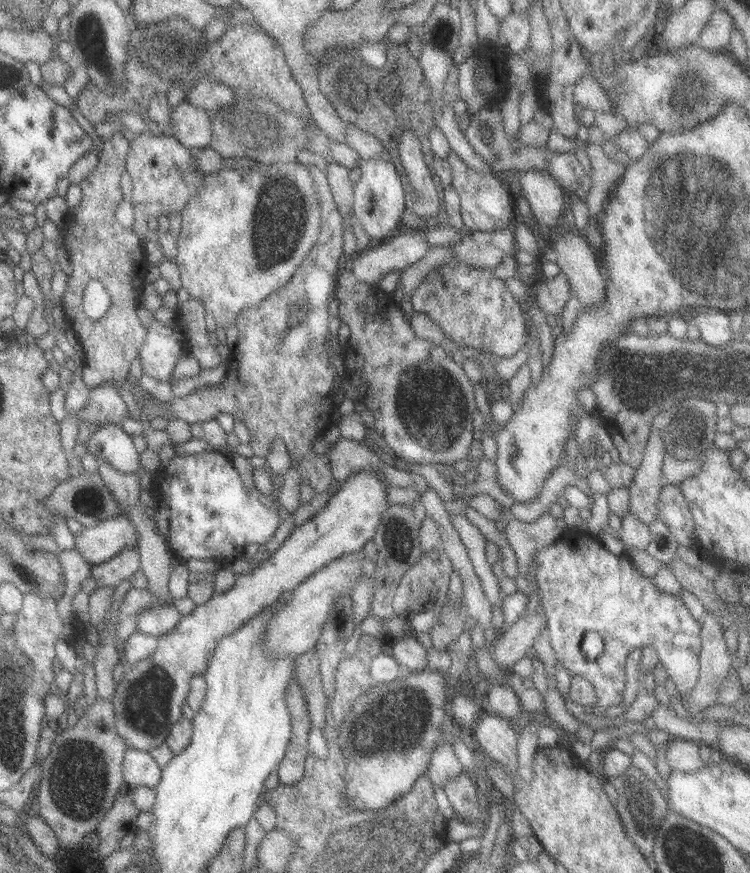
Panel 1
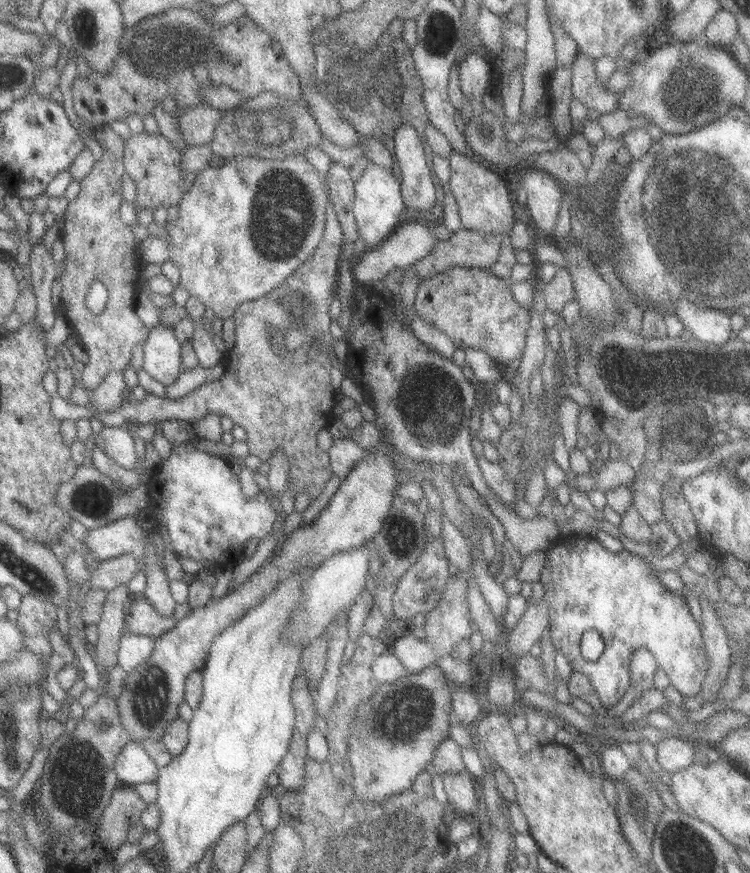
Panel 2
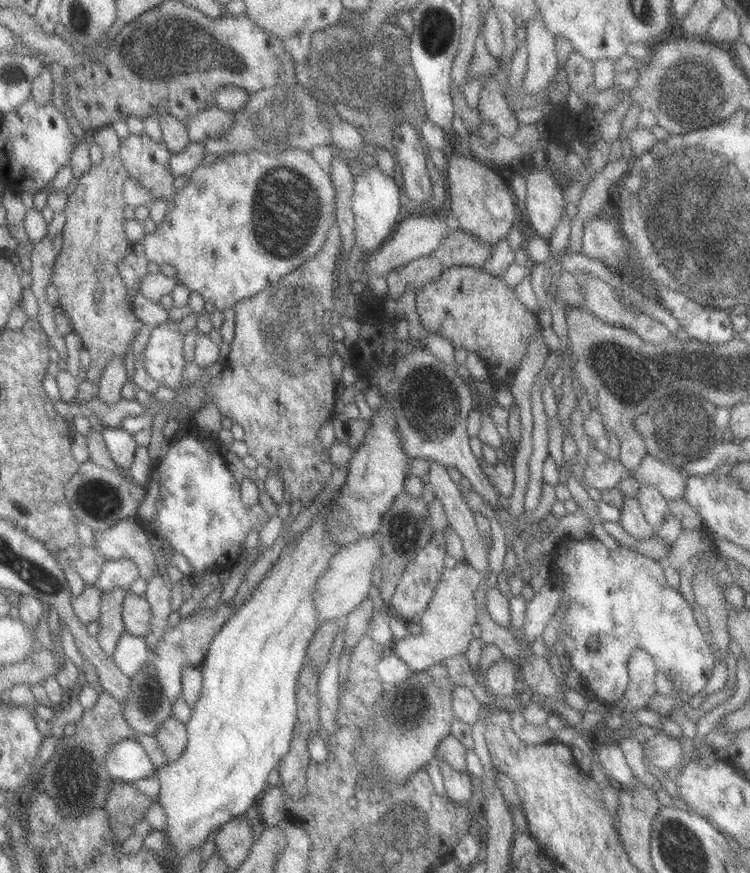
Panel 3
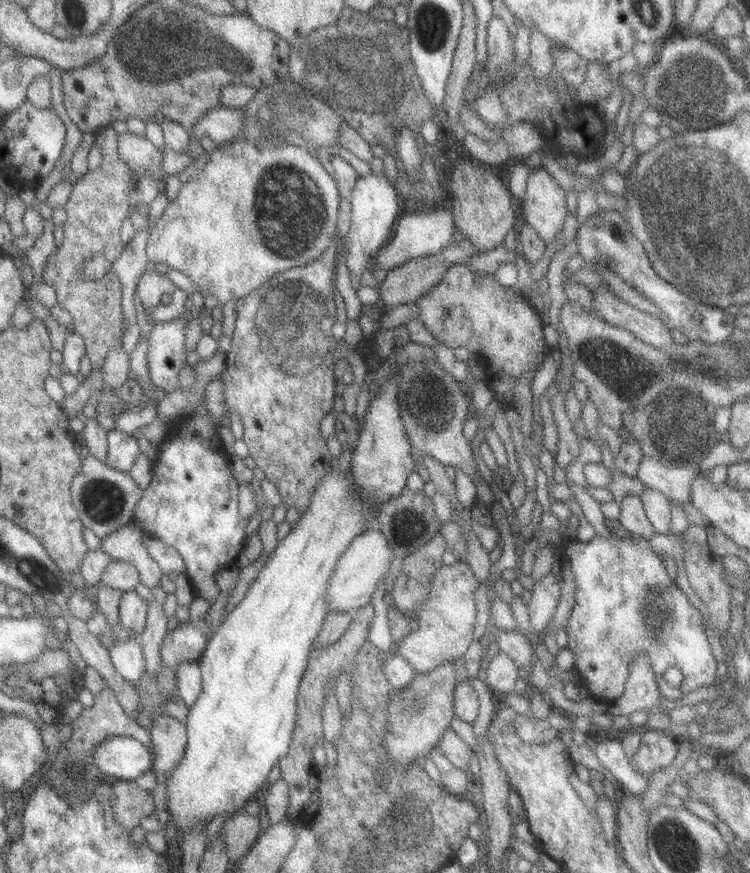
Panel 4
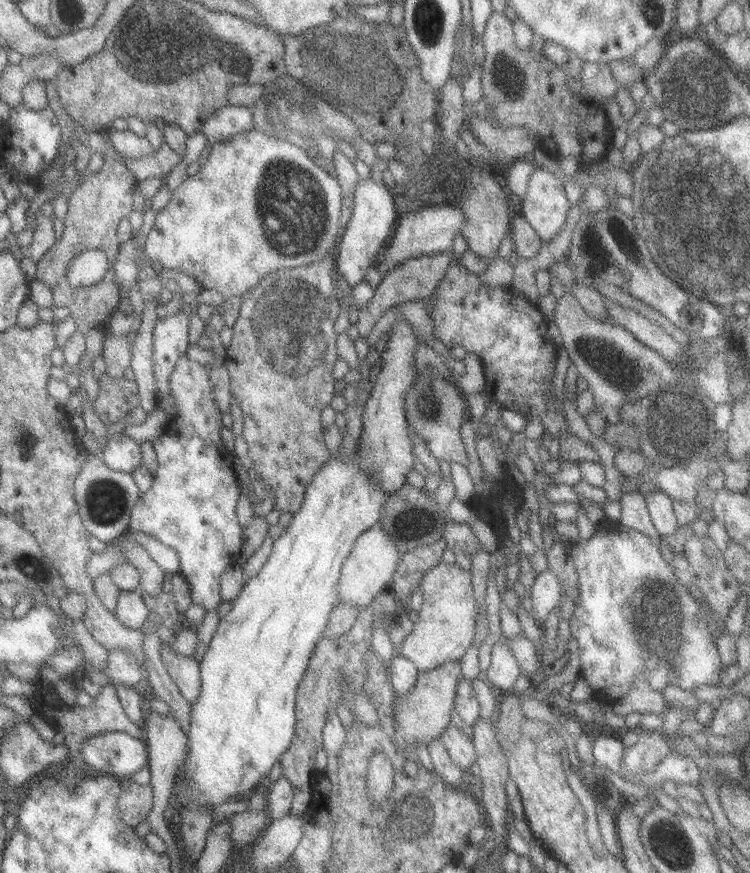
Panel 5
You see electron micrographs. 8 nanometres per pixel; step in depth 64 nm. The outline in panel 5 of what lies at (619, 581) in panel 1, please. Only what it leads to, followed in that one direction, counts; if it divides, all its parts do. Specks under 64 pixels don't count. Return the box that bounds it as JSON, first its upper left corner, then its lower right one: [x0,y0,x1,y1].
[568,523,724,698]

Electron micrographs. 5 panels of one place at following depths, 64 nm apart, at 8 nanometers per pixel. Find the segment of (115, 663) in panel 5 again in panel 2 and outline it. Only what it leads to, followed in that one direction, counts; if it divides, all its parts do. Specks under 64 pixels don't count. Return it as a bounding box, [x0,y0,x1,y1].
[117,632,154,672]

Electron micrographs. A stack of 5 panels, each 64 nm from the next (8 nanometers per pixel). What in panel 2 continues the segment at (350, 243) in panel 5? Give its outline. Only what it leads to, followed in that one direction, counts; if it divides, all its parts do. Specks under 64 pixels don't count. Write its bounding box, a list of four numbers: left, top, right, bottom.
[351,162,404,249]

